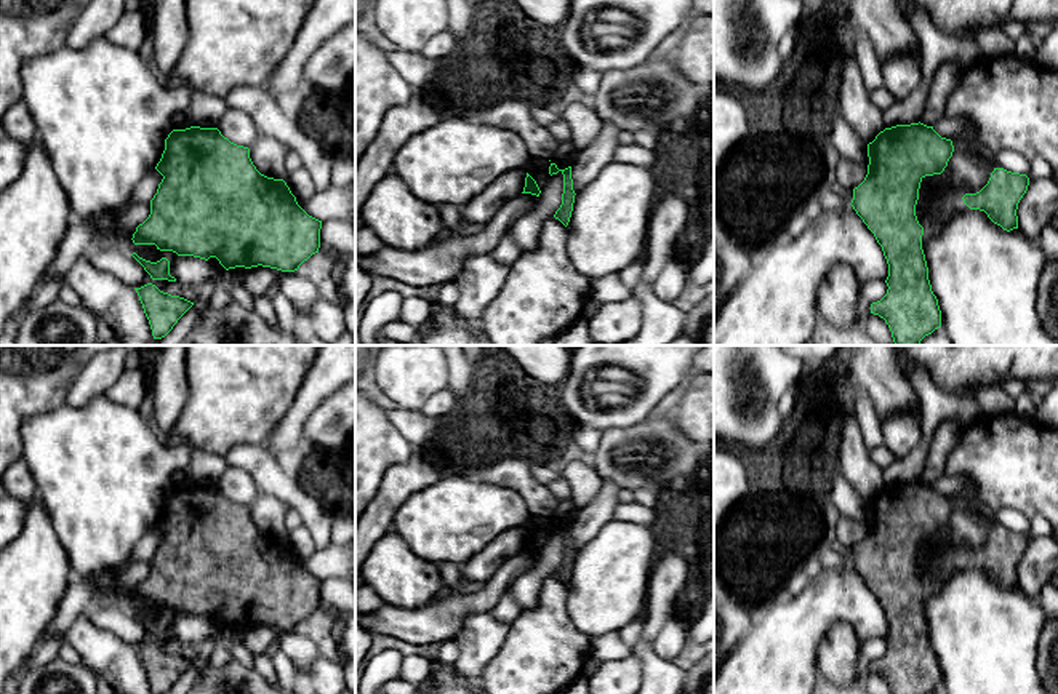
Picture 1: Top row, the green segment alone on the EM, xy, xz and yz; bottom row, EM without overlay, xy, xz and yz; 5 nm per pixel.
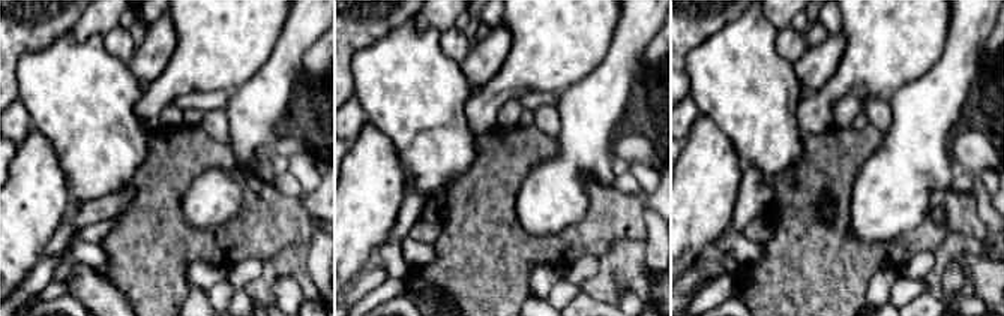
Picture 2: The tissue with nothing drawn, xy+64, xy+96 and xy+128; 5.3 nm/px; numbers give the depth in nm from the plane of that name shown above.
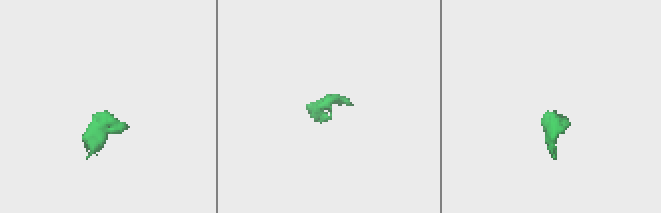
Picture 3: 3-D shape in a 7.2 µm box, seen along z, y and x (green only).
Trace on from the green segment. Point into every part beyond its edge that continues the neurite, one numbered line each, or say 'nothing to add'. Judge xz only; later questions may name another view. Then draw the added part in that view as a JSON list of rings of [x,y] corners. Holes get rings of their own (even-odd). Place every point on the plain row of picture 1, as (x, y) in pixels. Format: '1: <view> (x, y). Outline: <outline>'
nothing to add

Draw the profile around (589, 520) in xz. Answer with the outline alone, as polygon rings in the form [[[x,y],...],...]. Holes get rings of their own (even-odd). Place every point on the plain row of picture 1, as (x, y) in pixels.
[[[603,481],[595,499],[579,509],[575,521],[571,523],[575,552],[592,540],[602,526],[615,518],[615,510],[619,505],[619,491],[621,488],[616,483]]]

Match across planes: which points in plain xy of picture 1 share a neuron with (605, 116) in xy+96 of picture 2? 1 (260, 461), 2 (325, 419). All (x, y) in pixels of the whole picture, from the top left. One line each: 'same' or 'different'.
1: different
2: different

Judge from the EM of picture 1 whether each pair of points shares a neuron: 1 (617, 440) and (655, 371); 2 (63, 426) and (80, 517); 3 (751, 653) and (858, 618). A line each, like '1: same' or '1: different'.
1: different
2: same
3: same

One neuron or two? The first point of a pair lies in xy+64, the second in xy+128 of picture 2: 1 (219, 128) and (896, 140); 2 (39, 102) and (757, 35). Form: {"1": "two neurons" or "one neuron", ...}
{"1": "two neurons", "2": "one neuron"}

